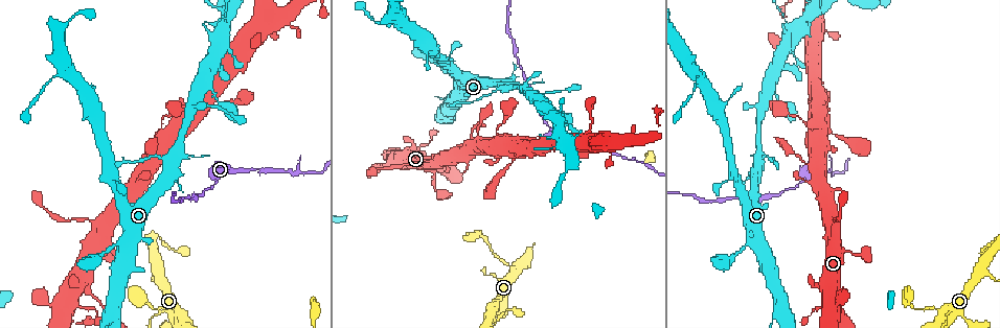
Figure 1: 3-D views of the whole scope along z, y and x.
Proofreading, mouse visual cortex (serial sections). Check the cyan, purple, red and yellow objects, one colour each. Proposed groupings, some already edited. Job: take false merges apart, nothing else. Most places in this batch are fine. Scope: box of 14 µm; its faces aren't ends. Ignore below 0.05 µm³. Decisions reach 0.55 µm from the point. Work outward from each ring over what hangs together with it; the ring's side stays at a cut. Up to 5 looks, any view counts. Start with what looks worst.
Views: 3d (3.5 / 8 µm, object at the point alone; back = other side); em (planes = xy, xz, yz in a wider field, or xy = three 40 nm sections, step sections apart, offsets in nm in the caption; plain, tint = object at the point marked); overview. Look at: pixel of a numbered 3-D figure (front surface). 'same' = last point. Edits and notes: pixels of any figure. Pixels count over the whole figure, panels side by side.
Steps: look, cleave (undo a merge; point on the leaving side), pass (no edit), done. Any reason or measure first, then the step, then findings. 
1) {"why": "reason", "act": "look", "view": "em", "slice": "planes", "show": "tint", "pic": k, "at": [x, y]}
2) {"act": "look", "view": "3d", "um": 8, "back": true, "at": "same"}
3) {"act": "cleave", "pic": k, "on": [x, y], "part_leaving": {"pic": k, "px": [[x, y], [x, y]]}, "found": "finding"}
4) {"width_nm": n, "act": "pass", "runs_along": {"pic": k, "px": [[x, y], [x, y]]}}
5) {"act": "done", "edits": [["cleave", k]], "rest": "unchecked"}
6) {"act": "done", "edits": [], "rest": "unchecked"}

{"why": "narrows sharply", "act": "look", "view": "3d", "um": 3.5, "pic": 1, "at": [295, 173]}

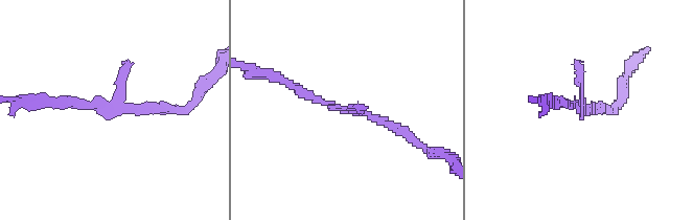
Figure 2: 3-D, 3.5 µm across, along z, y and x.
{"why": "need the tissue", "act": "look", "view": "em", "slice": "xy", "step": 1, "show": "tint", "pic": 2, "at": [346, 112]}

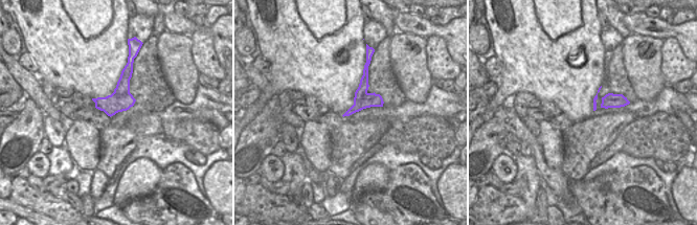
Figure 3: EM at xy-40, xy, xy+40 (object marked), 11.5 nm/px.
{"act": "pass", "runs_along": {"pic": 2, "px": [[286, 81], [412, 137]]}, "found": "continuous, no second cell"}

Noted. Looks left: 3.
{"why": "thick turns thin", "act": "look", "view": "3d", "um": 8, "pic": 1, "at": [224, 20]}

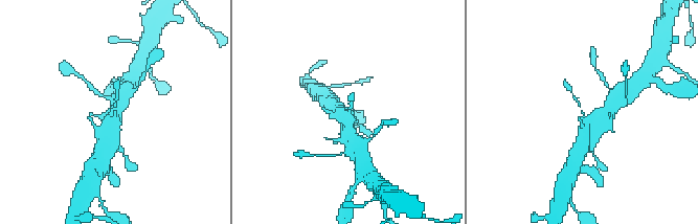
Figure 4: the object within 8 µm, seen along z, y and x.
{"arm_widths_nm": [150, 600], "why": "now the EM", "act": "look", "view": "em", "slice": "xy", "step": 3, "show": "tint", "pic": 4, "at": [115, 111]}

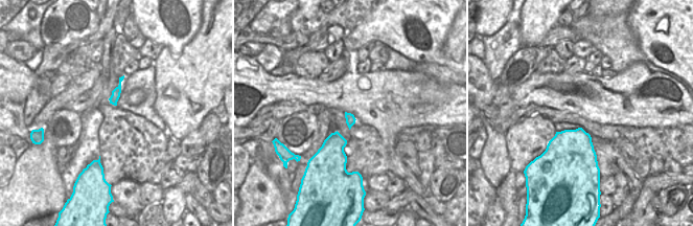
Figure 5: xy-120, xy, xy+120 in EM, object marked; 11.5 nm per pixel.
{"act": "pass", "runs_along": {"pic": 4, "px": [[587, 136], [591, 129], [565, 83]]}, "found": "all the same cell"}

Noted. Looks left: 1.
{"act": "done", "edits": [], "rest": "unchecked"}

